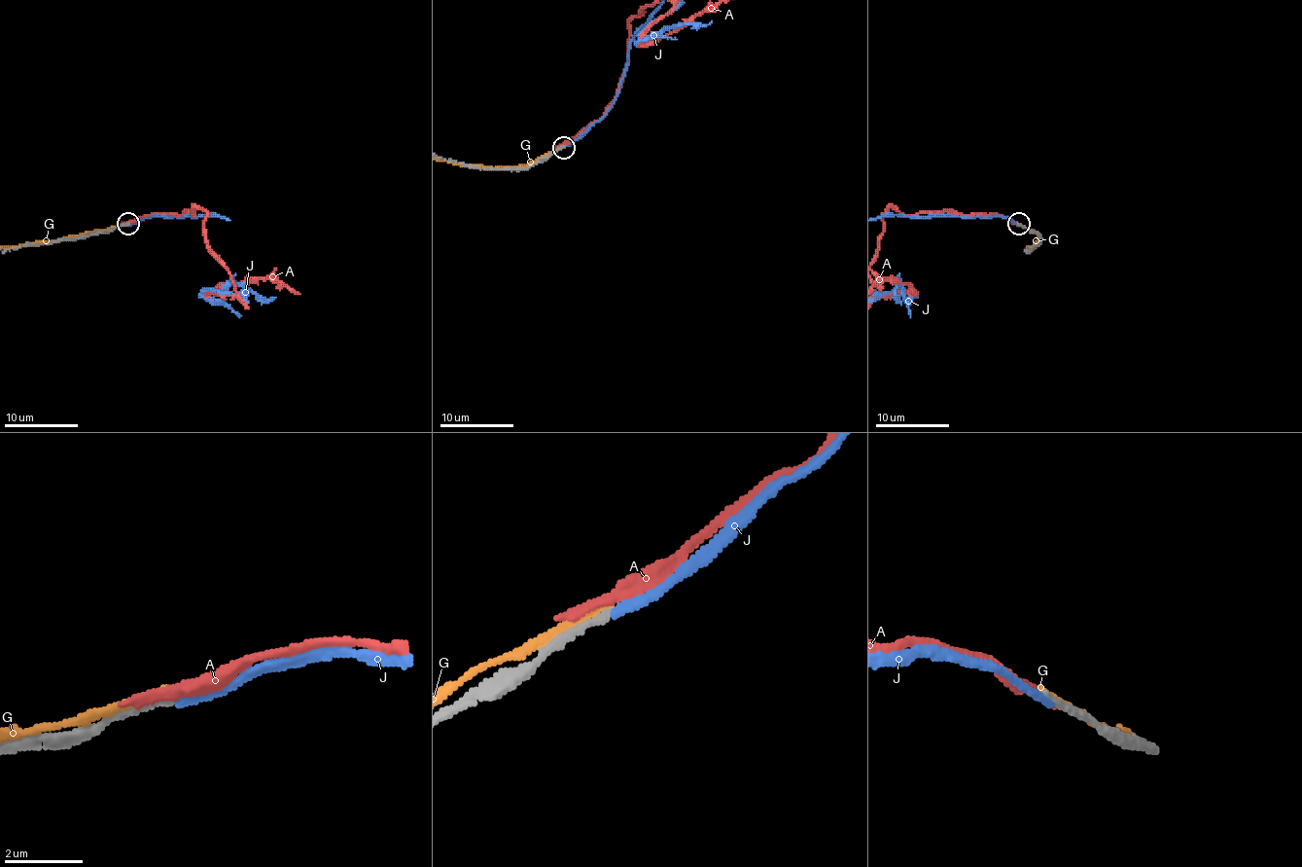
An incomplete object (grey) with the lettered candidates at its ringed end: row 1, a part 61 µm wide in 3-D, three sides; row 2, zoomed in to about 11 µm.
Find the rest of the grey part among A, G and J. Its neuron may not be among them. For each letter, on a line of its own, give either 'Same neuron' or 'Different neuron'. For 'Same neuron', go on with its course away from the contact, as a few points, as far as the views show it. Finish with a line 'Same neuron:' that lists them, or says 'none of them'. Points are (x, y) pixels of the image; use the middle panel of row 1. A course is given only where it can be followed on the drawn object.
A: Different neuron
G: Different neuron
J: Different neuron
Same neuron: none of them

